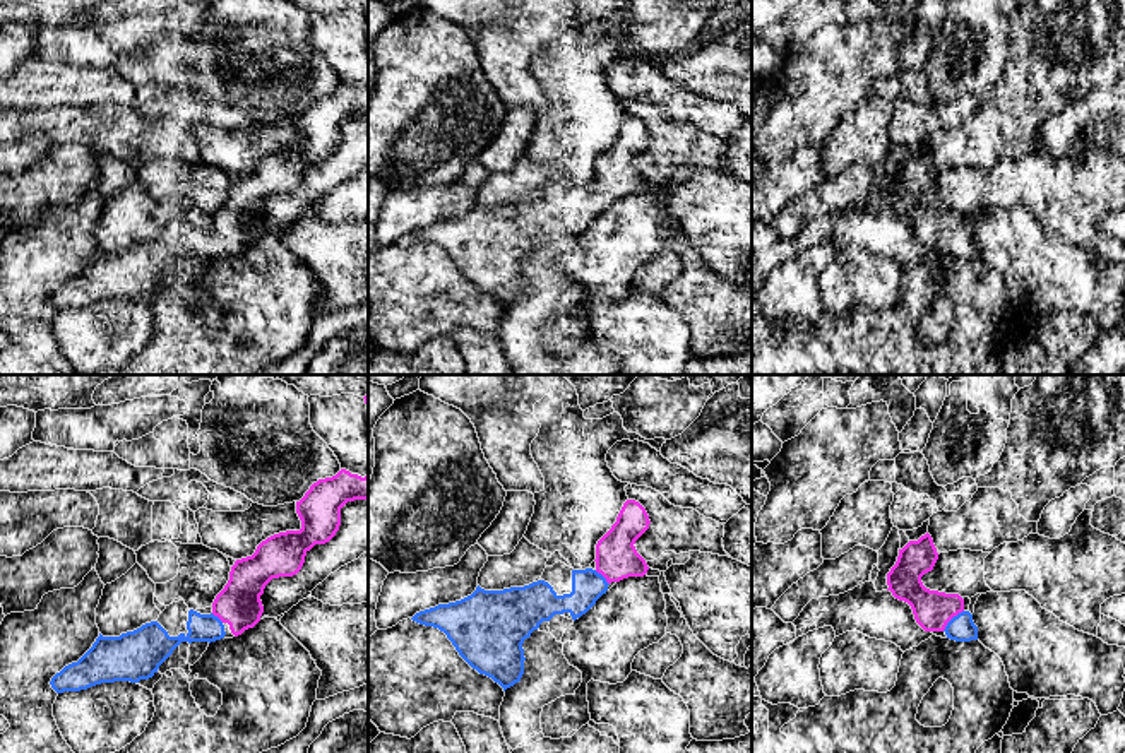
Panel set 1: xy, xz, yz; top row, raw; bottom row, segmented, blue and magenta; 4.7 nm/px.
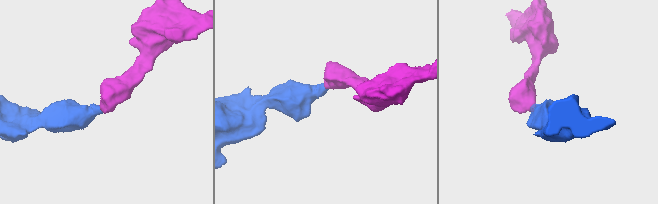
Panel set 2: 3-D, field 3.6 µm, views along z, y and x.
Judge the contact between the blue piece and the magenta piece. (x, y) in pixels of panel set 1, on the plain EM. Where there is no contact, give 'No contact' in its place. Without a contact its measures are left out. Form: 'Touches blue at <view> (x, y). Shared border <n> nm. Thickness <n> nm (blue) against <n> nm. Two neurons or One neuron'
Touches blue at yz (951, 237). Shared border 140 nm. Thickness 130 nm (blue) against 180 nm. One neuron

